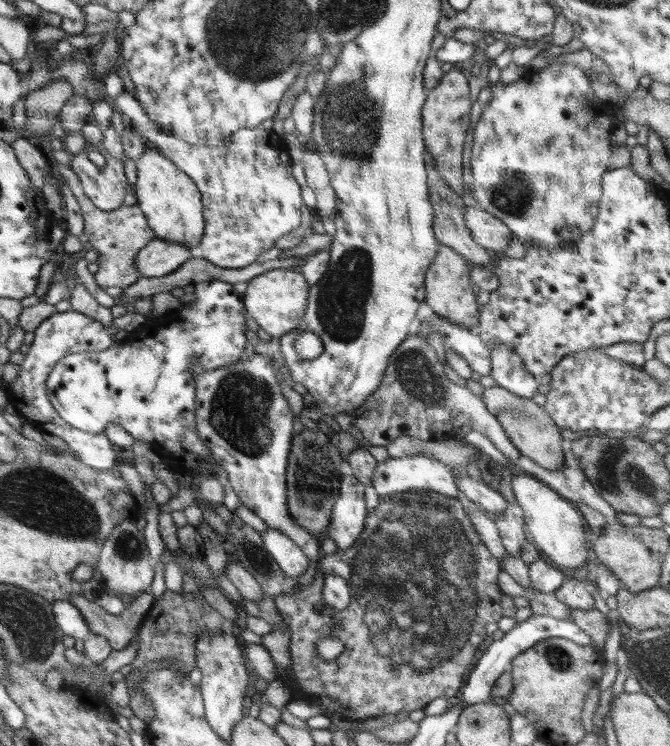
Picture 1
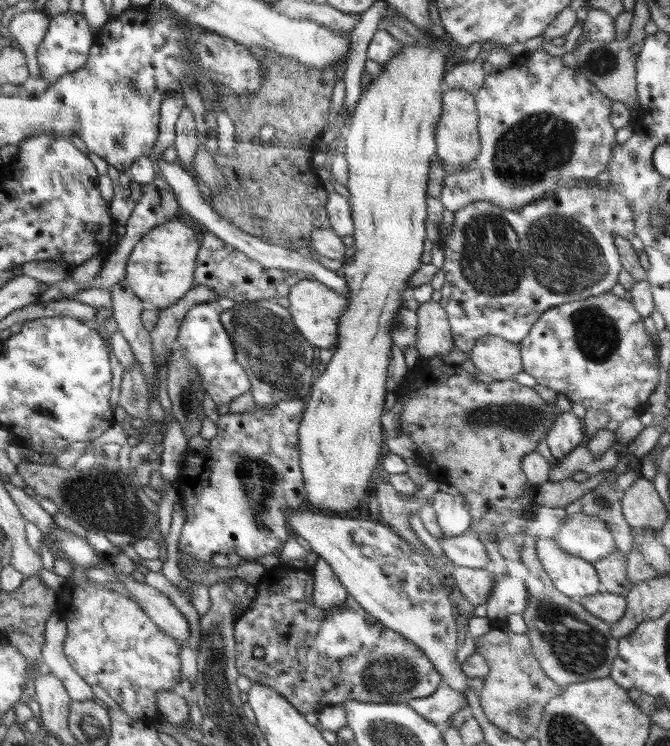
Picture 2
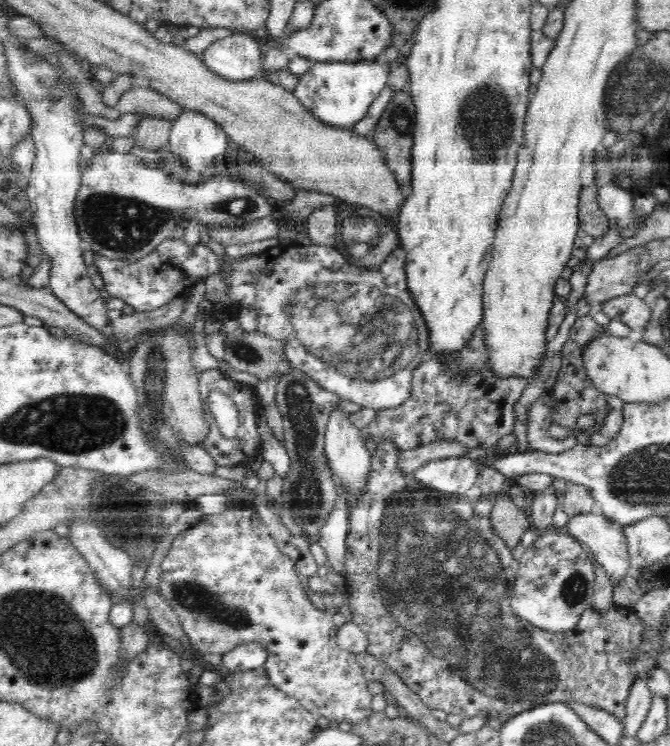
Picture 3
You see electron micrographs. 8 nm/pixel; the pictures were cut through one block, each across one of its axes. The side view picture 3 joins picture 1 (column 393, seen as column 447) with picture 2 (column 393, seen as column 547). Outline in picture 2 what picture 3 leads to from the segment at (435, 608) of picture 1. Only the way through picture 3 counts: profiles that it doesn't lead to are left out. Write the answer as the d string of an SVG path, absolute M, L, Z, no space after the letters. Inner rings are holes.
M278 563L267 570L264 578L256 587L255 597L234 623L236 644L235 666L239 674L249 678L253 684L264 684L284 696L300 714L319 712L327 706L342 705L348 700L376 703L410 703L414 699L430 696L443 683L442 675L434 667L424 652L414 643L408 641L400 633L387 627L376 628L378 636L370 642L364 642L358 653L342 659L322 656L313 646L316 636L315 624L323 616L320 608L312 601L314 579L311 572L304 568L294 568L290 564ZM262 646L264 656L255 658L254 648Z

